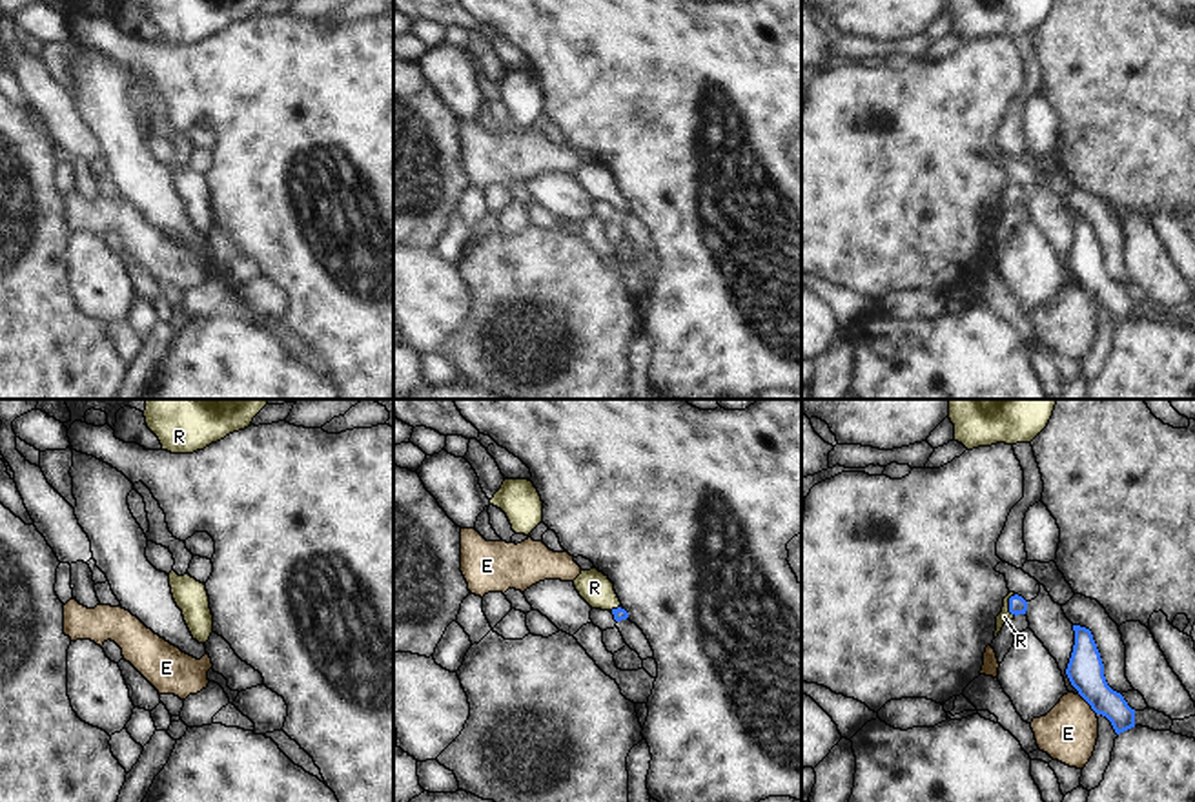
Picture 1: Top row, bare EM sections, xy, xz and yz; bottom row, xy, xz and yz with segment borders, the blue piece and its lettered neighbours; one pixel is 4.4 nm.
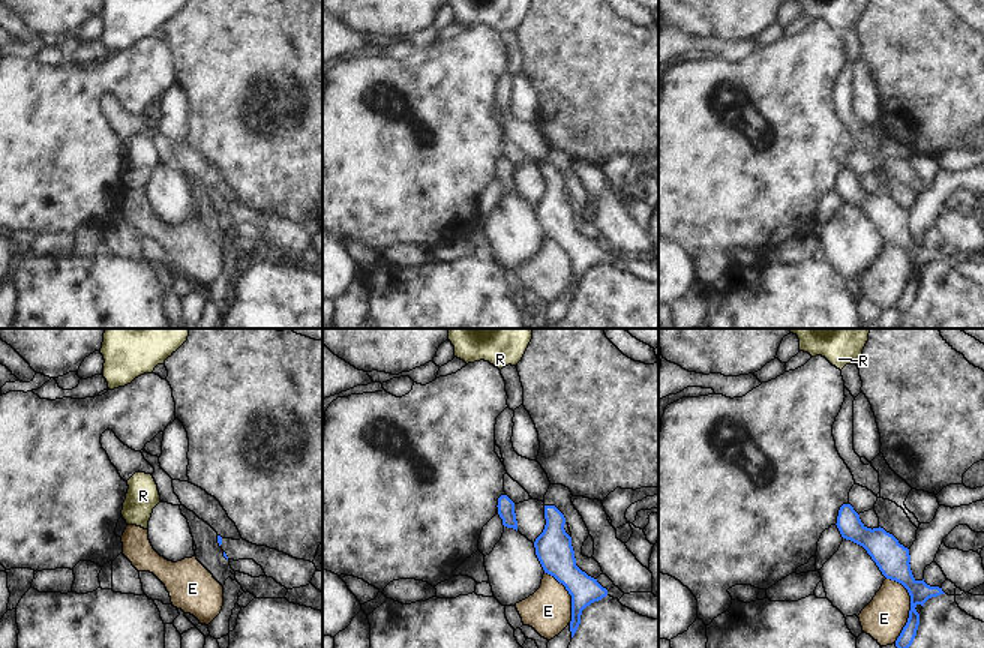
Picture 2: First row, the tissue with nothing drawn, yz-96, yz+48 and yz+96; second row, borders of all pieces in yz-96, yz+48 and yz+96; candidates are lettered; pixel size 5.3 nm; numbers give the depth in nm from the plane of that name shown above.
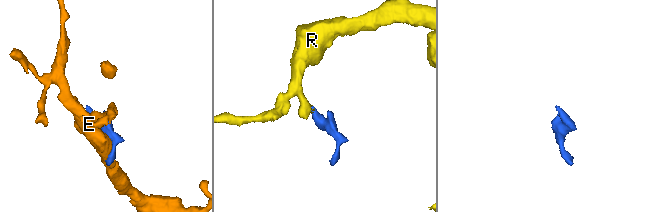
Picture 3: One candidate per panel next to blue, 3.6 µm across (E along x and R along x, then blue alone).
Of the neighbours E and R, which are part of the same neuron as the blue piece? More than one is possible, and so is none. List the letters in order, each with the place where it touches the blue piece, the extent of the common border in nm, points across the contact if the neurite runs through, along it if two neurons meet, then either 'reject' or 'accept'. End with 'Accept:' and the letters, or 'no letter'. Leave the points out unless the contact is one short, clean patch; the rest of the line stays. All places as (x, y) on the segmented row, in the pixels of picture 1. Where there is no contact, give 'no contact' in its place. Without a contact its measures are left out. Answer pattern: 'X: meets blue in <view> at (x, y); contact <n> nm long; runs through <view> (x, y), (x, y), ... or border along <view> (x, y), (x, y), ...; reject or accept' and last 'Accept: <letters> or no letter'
E: meets blue in yz at (1088, 702); contact 130 nm long; reject
R: meets blue in yz at (1010, 604); contact 100 nm long; runs through yz (1017, 604), (1010, 604), (1004, 616); accept
Accept: R

